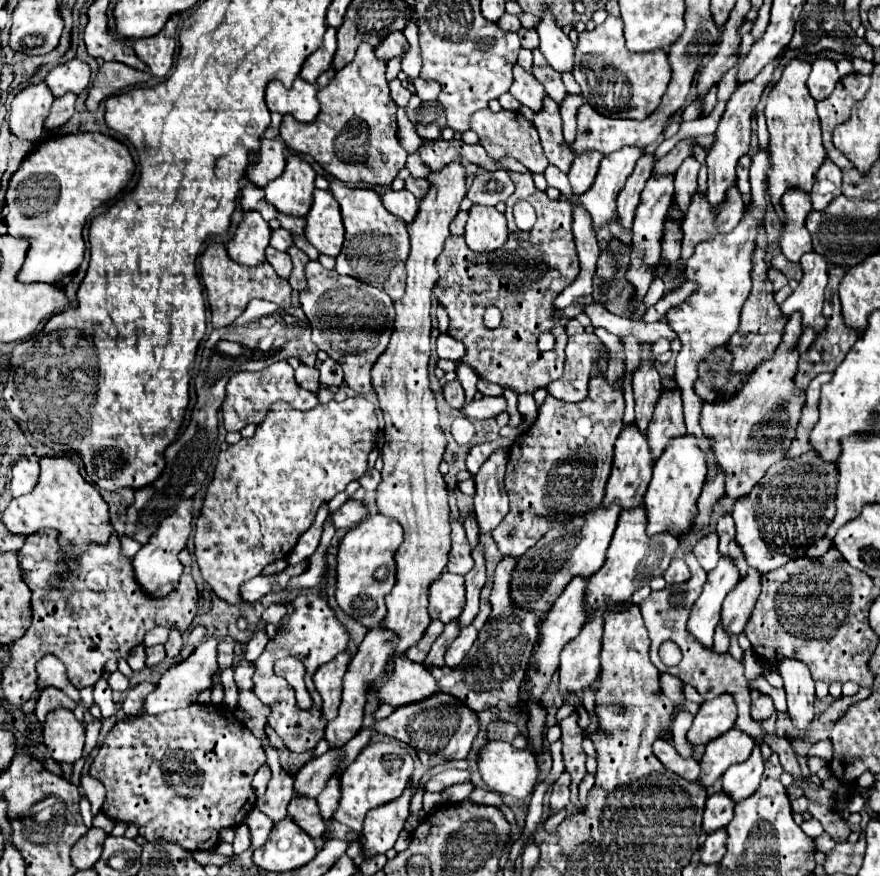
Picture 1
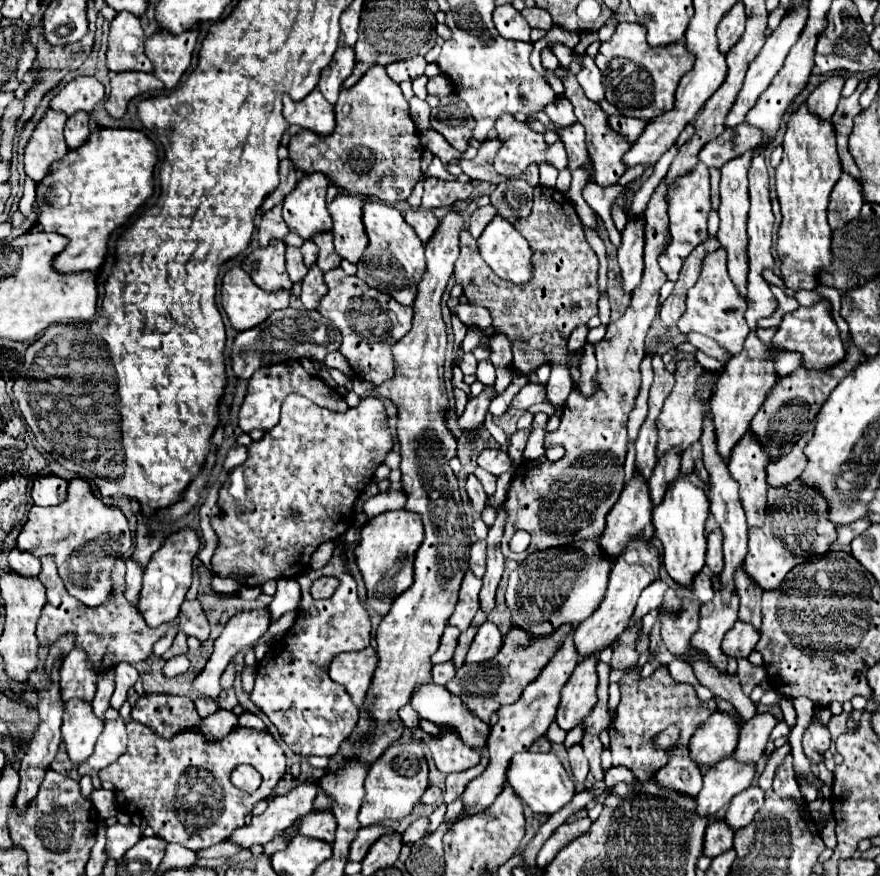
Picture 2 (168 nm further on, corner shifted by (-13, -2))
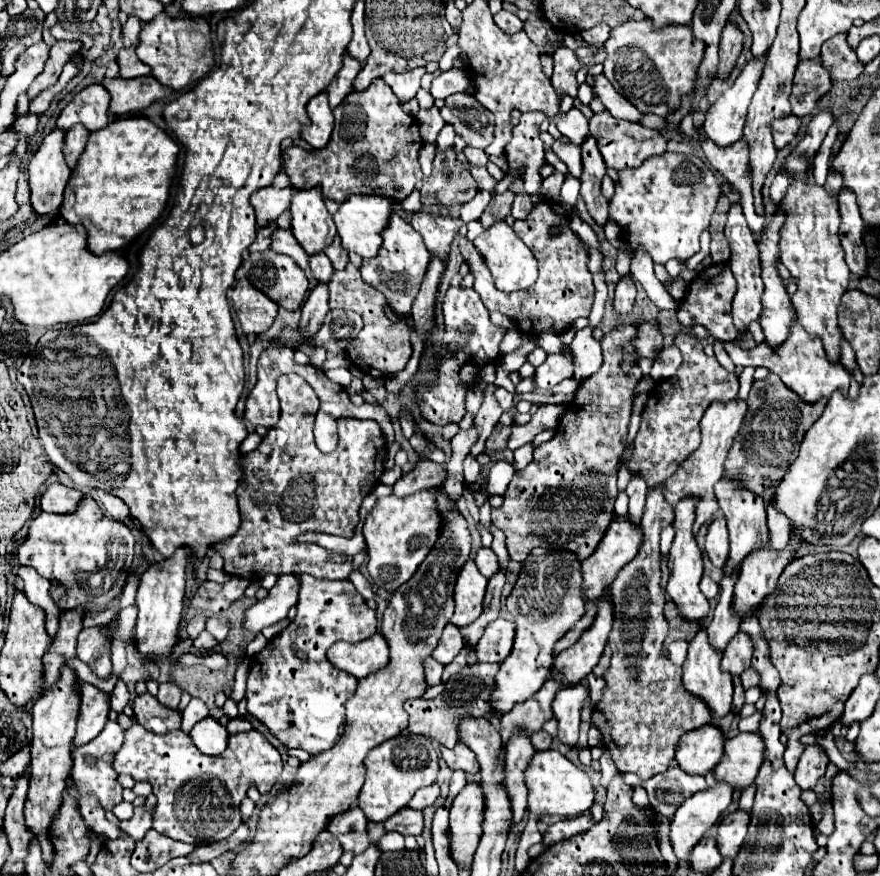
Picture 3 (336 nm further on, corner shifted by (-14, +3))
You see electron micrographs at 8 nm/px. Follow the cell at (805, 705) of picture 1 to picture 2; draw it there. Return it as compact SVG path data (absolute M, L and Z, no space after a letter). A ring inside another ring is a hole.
M813 720L811 726L803 734L803 752L805 752L805 756L813 764L819 764L823 760L823 752L829 750L829 744L831 744L831 736L829 736L827 726Z

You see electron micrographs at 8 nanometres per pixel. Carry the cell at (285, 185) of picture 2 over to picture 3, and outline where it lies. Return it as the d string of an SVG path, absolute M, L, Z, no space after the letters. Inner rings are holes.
M280 171L278 179L274 179L274 183L270 187L264 187L264 189L256 191L250 197L250 203L256 211L258 225L264 227L266 223L276 221L278 215L290 207L292 193L294 193L294 187L292 187L286 171Z

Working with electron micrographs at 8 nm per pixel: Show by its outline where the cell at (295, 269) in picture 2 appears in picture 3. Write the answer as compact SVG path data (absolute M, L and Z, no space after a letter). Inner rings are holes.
M276 229L274 231L274 239L272 239L272 249L278 251L278 253L286 253L290 255L302 269L308 269L308 253L302 251L302 247L296 243L292 231L282 231L282 229Z

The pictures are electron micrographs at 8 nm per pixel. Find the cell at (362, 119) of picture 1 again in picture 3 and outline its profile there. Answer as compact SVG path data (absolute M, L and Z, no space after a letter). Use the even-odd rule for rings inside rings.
M374 79L366 91L352 91L334 109L334 119L334 131L324 149L306 151L292 145L284 151L284 169L296 189L320 185L324 197L342 203L358 193L402 201L418 187L424 177L418 165L418 151L424 141L414 117L402 111L398 97L382 79Z

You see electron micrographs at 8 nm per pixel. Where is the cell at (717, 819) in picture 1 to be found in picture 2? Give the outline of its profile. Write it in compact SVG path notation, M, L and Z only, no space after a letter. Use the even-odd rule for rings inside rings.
M711 822L703 838L703 856L715 858L733 848L733 830L723 822Z

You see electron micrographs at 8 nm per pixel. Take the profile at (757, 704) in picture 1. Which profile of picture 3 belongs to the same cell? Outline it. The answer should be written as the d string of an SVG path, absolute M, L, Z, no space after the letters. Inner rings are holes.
M738 733L726 741L724 757L714 769L716 779L726 779L734 787L748 787L764 763L764 739L760 733Z

